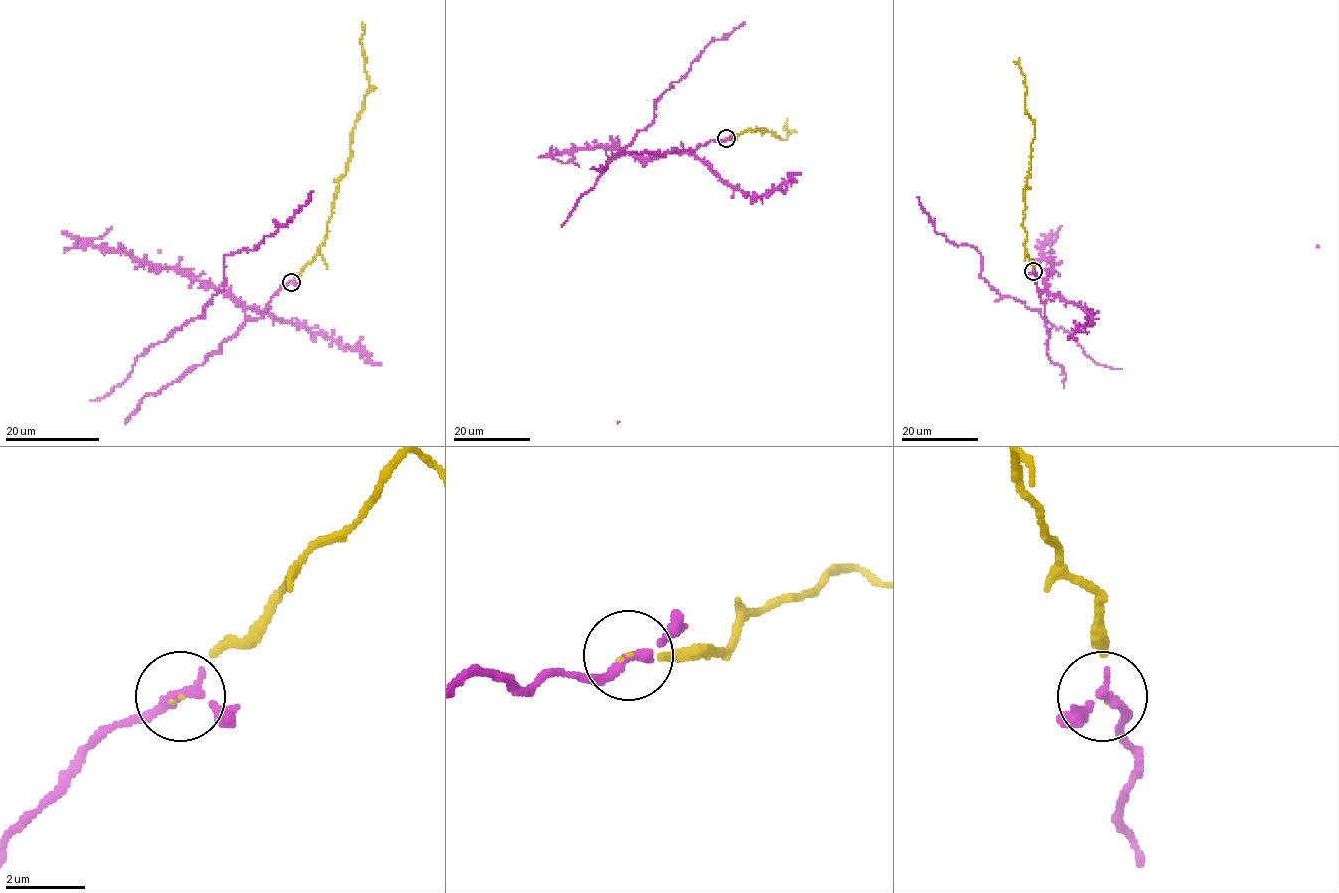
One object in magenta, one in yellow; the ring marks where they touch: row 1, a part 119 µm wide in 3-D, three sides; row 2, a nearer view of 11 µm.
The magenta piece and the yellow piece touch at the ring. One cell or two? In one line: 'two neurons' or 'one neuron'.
one neuron

